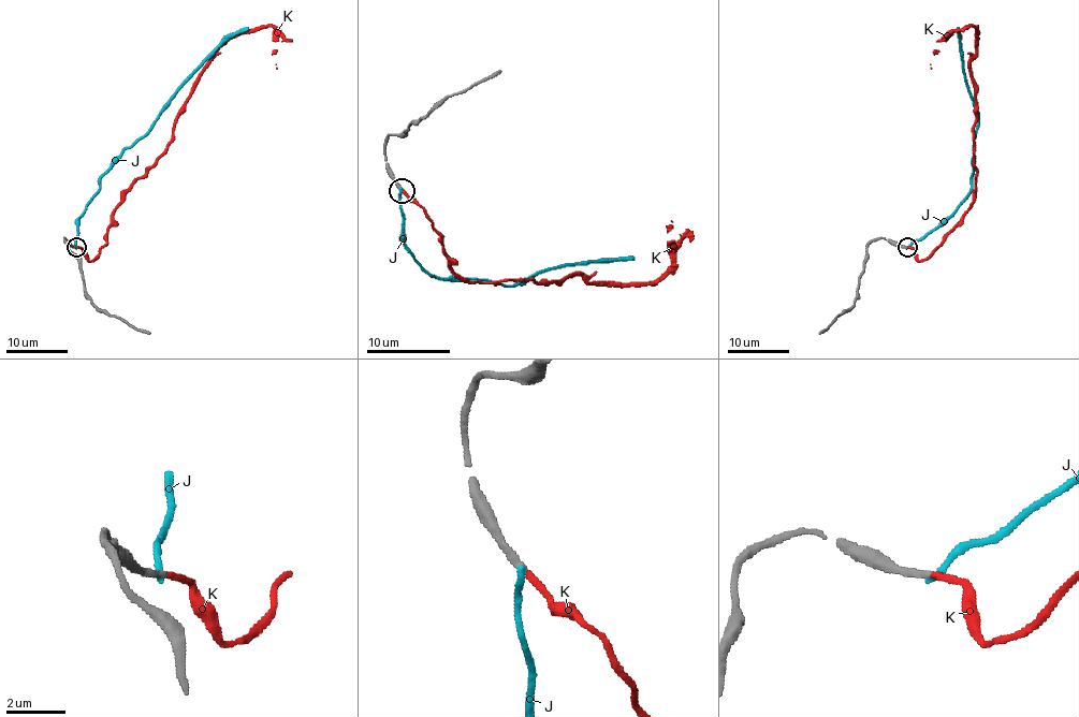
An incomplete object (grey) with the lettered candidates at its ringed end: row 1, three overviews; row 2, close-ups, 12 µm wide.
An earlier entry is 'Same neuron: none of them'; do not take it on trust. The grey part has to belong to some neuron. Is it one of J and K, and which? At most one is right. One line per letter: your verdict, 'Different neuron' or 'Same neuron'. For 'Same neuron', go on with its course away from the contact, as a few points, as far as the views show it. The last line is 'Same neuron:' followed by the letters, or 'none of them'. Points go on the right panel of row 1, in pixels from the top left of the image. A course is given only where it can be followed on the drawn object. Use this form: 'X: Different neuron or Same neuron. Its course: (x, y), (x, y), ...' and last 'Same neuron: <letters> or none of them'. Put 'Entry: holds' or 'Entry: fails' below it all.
J: Different neuron
K: Same neuron. Its course: (907, 246), (920, 261), (926, 258), (972, 201), (977, 30), (953, 30), (931, 69)
Same neuron: K
Entry: fails

